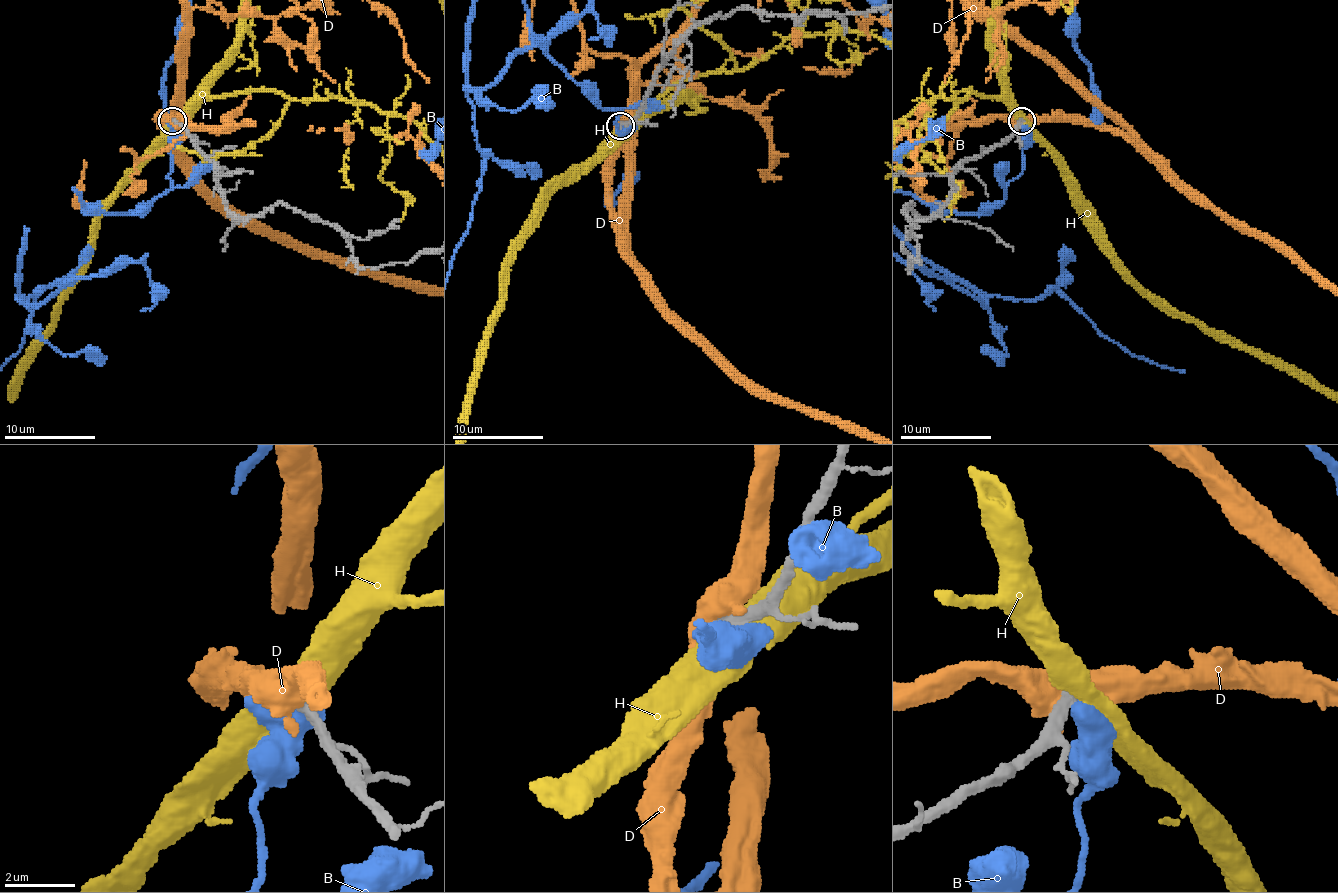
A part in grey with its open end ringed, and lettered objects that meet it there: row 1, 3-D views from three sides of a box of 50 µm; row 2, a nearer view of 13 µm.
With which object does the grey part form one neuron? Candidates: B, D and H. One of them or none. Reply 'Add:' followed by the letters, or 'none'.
Add: none

